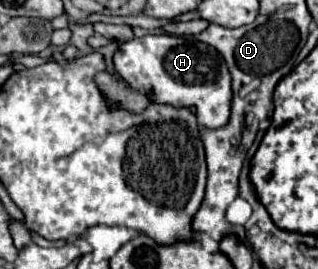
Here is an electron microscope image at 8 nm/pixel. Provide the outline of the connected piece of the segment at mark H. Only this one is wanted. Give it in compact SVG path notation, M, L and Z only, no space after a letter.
M151 34L123 42L113 56L115 70L131 84L131 88L149 94L155 102L171 106L197 108L199 124L205 128L221 128L229 120L231 76L221 54L215 48L185 36Z

